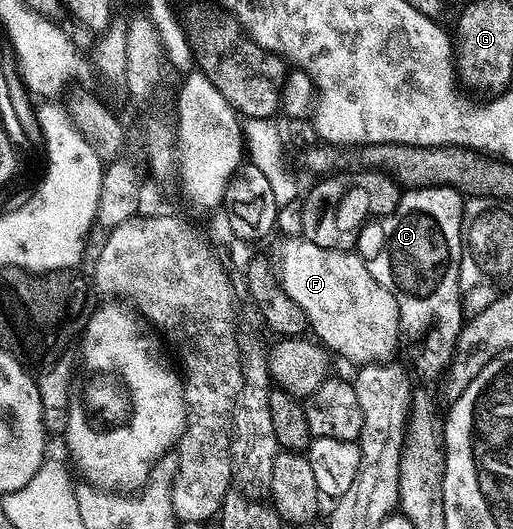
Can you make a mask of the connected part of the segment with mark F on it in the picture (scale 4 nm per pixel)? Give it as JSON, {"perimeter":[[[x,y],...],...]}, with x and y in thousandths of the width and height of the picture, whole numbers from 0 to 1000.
{"perimeter":[[[581,446],[558,450],[542,465],[538,526],[554,554],[595,590],[610,637],[657,675],[661,669],[682,684],[698,684],[696,688],[747,684],[770,675],[768,660],[776,654],[776,639],[780,641],[776,577],[756,544],[733,537],[704,478],[624,469],[614,457],[598,457]]]}

